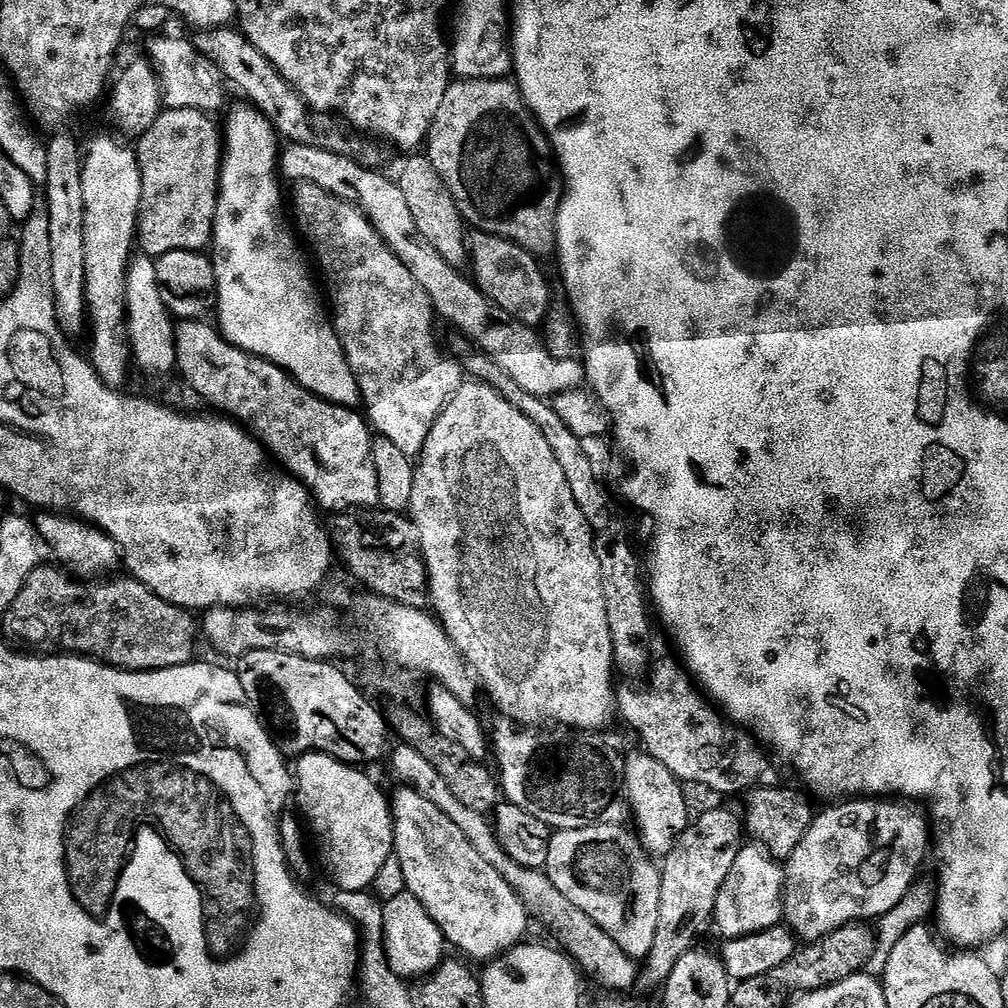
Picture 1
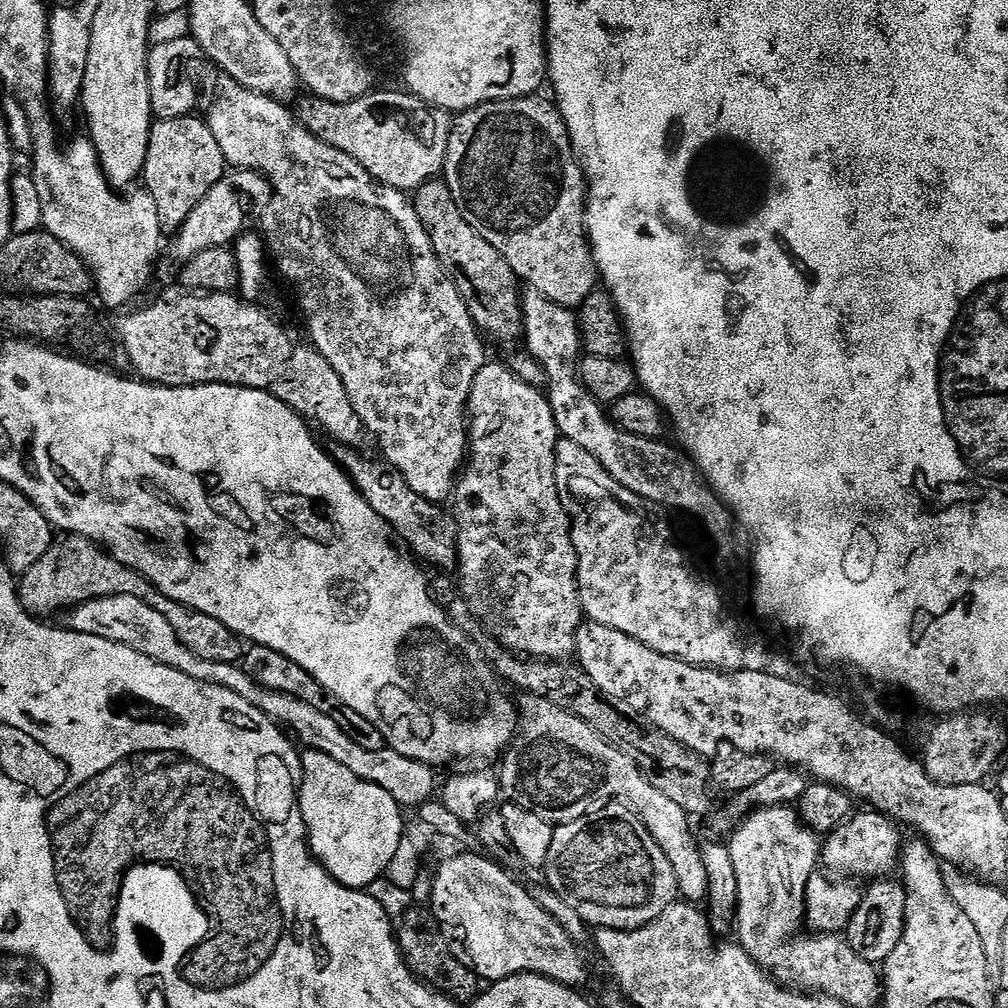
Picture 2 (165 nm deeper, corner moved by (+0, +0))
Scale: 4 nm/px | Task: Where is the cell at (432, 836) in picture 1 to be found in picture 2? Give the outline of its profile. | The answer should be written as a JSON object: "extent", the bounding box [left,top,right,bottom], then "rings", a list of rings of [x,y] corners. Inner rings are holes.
{"extent":[430,854,588,989],"rings":[[[464,854],[468,856],[452,856],[449,860],[444,860],[440,864],[440,869],[435,869],[433,875],[433,892],[430,901],[430,910],[435,914],[441,925],[447,926],[449,929],[457,928],[464,935],[464,944],[468,947],[467,959],[470,961],[471,967],[477,976],[484,982],[495,982],[497,980],[505,980],[511,976],[519,976],[521,972],[533,972],[536,976],[545,976],[551,980],[557,980],[558,983],[566,985],[567,988],[579,989],[580,984],[584,984],[588,980],[588,964],[584,961],[584,956],[580,953],[581,945],[577,941],[570,938],[570,934],[566,934],[566,930],[562,930],[562,926],[558,926],[558,922],[554,922],[554,918],[550,918],[550,914],[546,914],[546,910],[542,910],[542,906],[538,906],[535,895],[531,891],[527,892],[520,884],[515,884],[513,873],[509,869],[501,868],[495,860],[488,859],[483,854]]]}

